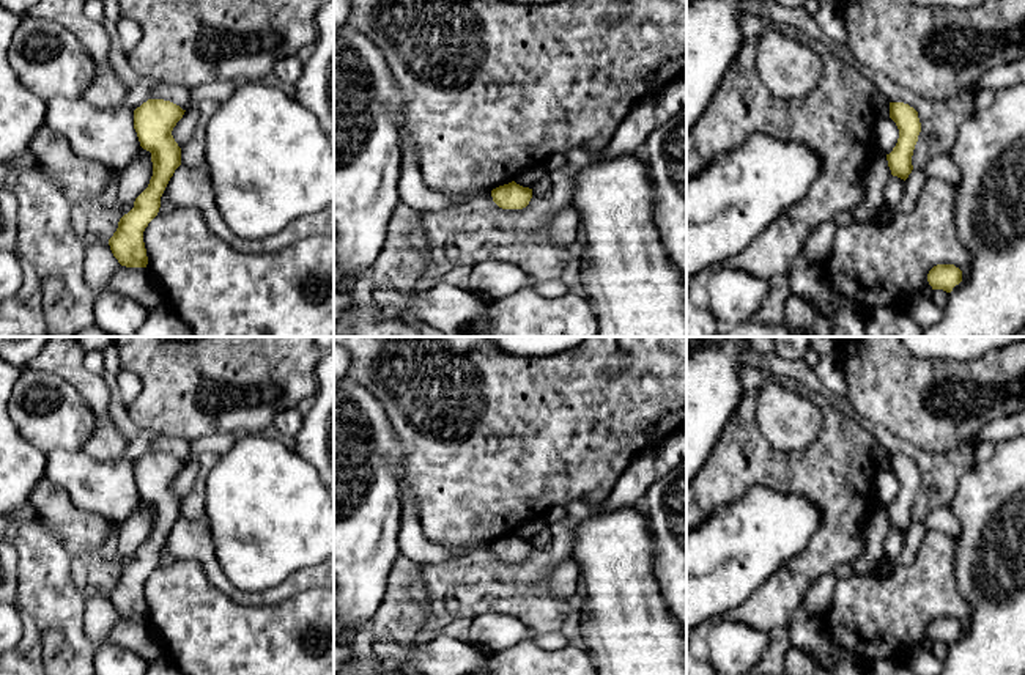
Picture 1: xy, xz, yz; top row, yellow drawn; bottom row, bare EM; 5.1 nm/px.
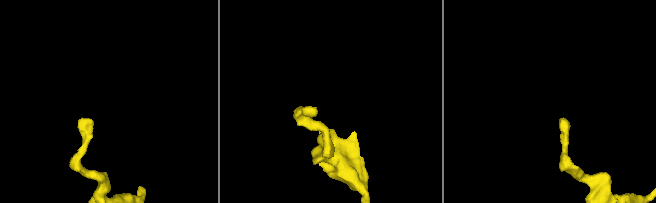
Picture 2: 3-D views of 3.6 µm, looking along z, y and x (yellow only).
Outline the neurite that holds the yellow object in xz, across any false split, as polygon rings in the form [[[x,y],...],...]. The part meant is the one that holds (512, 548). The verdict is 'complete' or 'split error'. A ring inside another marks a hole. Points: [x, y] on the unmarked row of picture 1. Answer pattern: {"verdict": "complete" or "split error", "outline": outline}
{"verdict": "complete", "outline": [[[515,533],[491,543],[493,554],[502,562],[523,562],[532,551],[532,541],[523,540]]]}

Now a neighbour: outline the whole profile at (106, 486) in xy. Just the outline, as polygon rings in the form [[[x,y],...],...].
[[[54,450],[46,455],[46,475],[63,486],[80,508],[120,524],[140,505],[134,463],[123,458],[96,459],[83,450]]]

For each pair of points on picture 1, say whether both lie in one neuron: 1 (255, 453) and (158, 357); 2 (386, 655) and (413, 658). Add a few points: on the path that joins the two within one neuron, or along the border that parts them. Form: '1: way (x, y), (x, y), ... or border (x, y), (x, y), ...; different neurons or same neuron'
1: border (271, 431), (247, 435); different neurons
2: way (392, 656), (407, 656); same neuron

